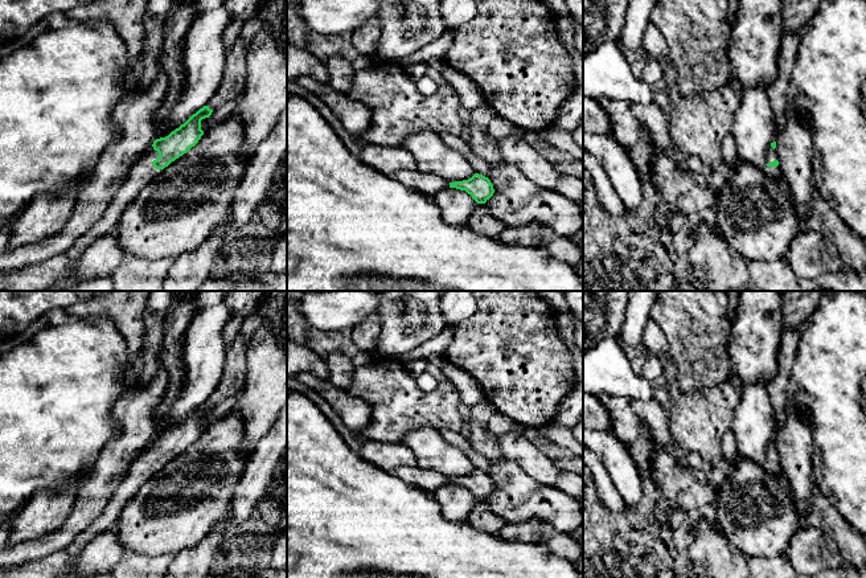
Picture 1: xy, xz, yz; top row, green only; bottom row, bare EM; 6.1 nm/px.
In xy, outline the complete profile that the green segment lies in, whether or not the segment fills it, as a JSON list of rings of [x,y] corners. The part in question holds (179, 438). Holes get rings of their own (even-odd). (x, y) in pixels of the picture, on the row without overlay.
[[[204,402],[169,431],[153,438],[140,455],[132,460],[103,512],[63,549],[70,558],[77,558],[82,549],[98,534],[112,530],[123,507],[138,493],[141,485],[165,463],[198,439],[204,431],[201,417],[209,414],[212,409],[213,406]]]

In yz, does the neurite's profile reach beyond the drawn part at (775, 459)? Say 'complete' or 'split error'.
split error

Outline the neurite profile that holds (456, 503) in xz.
[[[446,484],[432,492],[444,518],[465,521],[477,504],[477,499],[465,487]]]

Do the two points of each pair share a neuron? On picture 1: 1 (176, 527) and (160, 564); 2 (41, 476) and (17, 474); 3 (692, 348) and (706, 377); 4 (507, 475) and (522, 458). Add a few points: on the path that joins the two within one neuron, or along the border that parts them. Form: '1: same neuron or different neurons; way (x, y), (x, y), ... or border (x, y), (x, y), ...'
1: different neurons; border (134, 550), (150, 556), (173, 556)
2: same neuron; way (36, 474), (23, 474)
3: same neuron; way (698, 355), (706, 365), (706, 371)
4: different neurons; border (504, 458), (516, 463), (541, 483)

